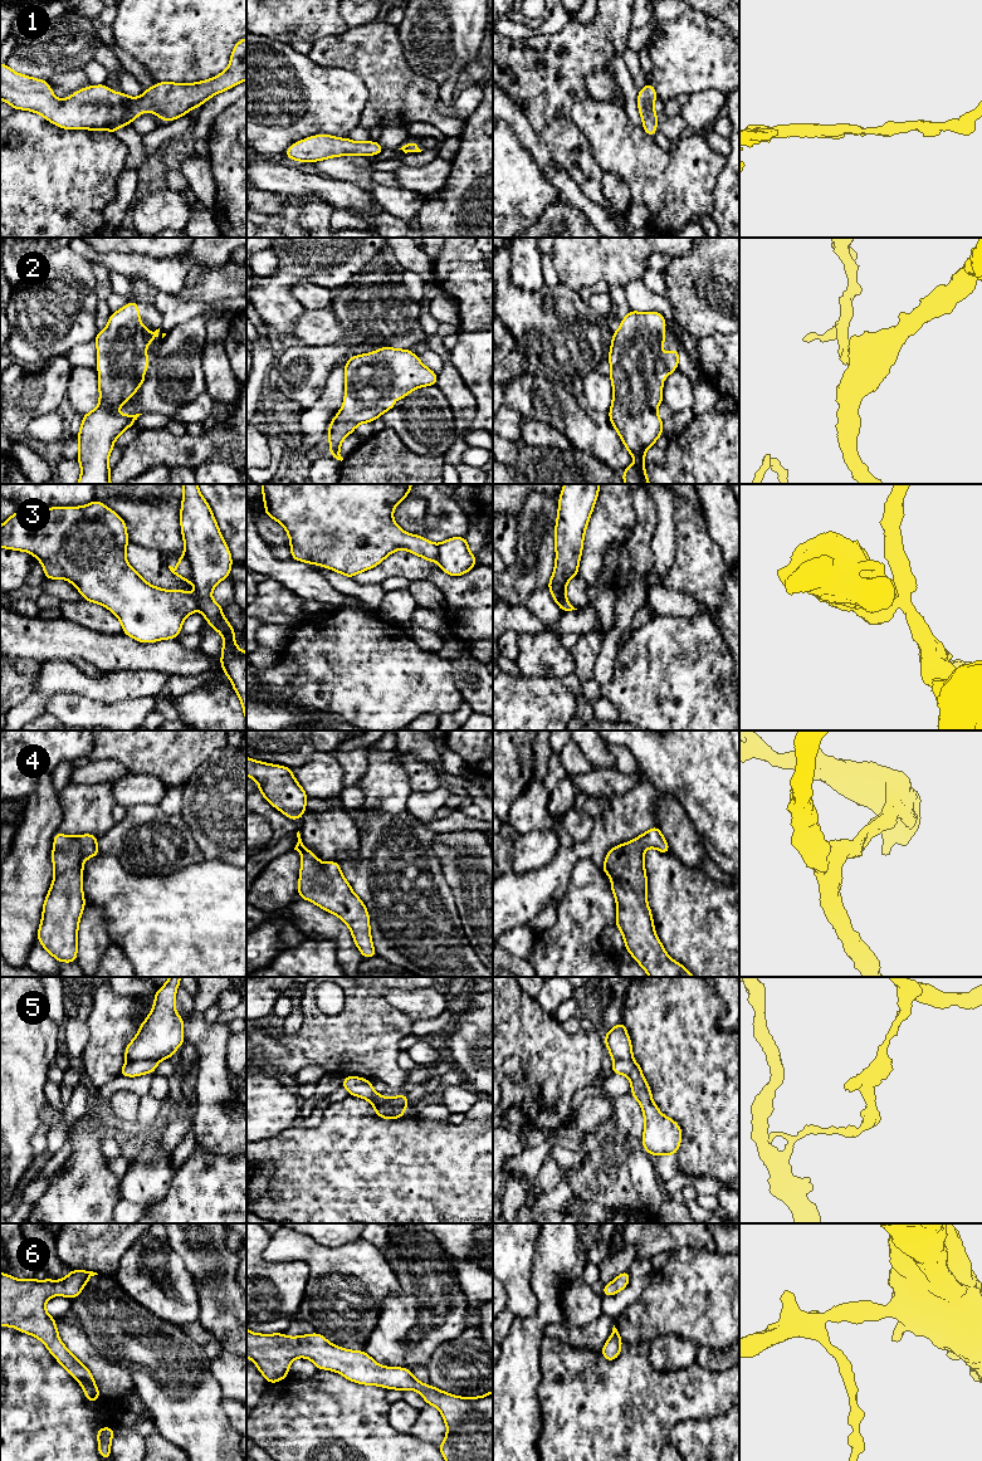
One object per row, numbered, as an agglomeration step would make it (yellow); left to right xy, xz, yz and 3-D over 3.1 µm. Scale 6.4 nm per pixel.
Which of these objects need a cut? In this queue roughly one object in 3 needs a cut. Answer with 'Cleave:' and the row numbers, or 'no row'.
Cleave: 3, 5

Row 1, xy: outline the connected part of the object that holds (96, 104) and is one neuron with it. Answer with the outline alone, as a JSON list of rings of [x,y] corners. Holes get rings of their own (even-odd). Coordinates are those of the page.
[[[246,38],[233,48],[230,63],[225,72],[197,83],[180,84],[172,82],[156,83],[145,89],[138,98],[128,97],[123,92],[112,92],[106,84],[89,85],[73,93],[69,98],[57,99],[47,80],[35,79],[11,70],[5,63],[0,64],[0,99],[14,109],[26,109],[43,116],[47,121],[64,130],[108,130],[116,135],[121,126],[128,126],[141,113],[151,111],[162,121],[174,121],[192,108],[199,108],[212,96],[230,89],[246,80]]]

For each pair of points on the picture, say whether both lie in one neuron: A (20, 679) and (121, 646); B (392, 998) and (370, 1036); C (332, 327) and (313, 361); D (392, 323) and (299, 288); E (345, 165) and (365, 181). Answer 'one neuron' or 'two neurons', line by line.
A: two neurons
B: two neurons
C: two neurons
D: two neurons
E: one neuron

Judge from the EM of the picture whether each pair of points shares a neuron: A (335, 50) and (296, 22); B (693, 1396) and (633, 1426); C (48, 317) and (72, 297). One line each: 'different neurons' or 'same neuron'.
A: different neurons
B: same neuron
C: same neuron

